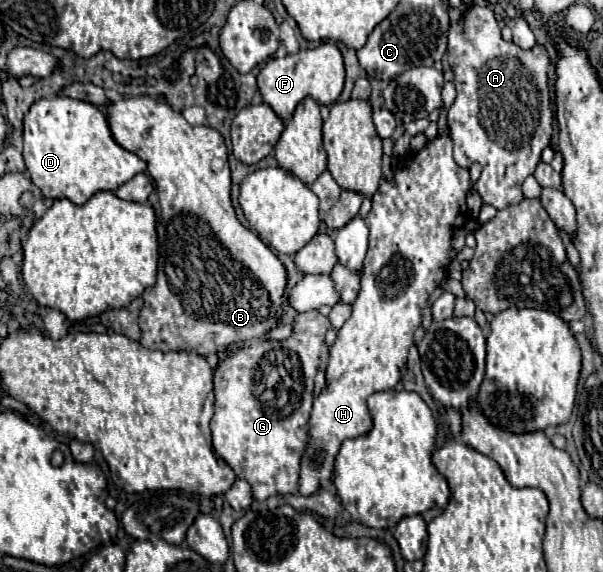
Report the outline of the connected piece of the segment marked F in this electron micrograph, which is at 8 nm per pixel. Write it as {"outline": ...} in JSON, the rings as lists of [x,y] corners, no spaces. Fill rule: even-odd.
{"outline":[[[320,44],[312,50],[300,50],[284,58],[270,58],[258,74],[258,92],[262,100],[286,122],[292,118],[294,108],[304,98],[314,98],[322,106],[330,106],[338,100],[344,86],[344,62],[342,54],[334,44]]]}

